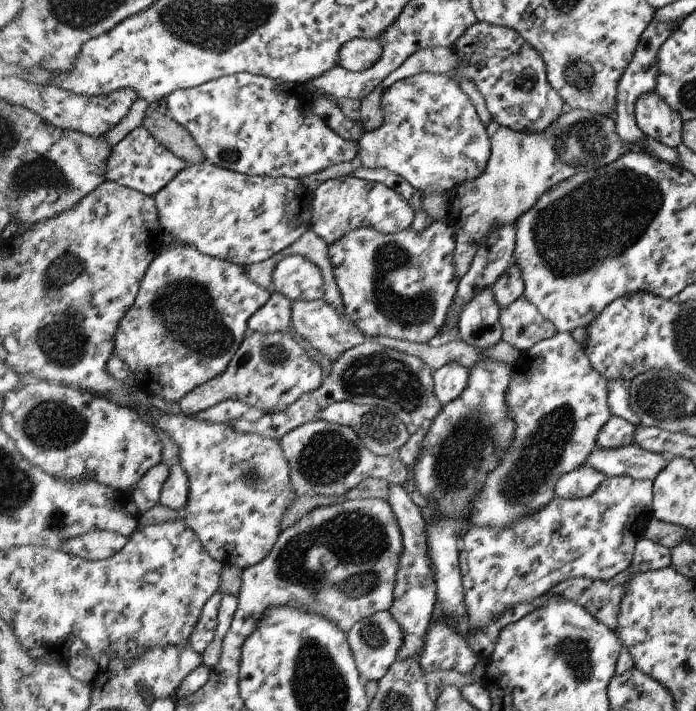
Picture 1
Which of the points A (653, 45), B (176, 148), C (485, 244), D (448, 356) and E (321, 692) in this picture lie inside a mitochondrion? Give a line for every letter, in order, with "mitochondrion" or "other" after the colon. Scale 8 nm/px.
A: other
B: other
C: other
D: other
E: mitochondrion

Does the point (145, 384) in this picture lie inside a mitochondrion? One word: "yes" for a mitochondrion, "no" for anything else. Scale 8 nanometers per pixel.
no

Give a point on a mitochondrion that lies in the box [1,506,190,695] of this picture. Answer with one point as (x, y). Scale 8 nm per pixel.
(57, 521)

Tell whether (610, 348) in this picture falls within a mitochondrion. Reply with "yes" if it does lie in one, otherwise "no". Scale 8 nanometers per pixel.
no

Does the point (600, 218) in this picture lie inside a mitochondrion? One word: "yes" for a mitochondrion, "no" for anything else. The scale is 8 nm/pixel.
yes

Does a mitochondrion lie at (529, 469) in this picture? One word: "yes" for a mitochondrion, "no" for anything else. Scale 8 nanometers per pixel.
yes

